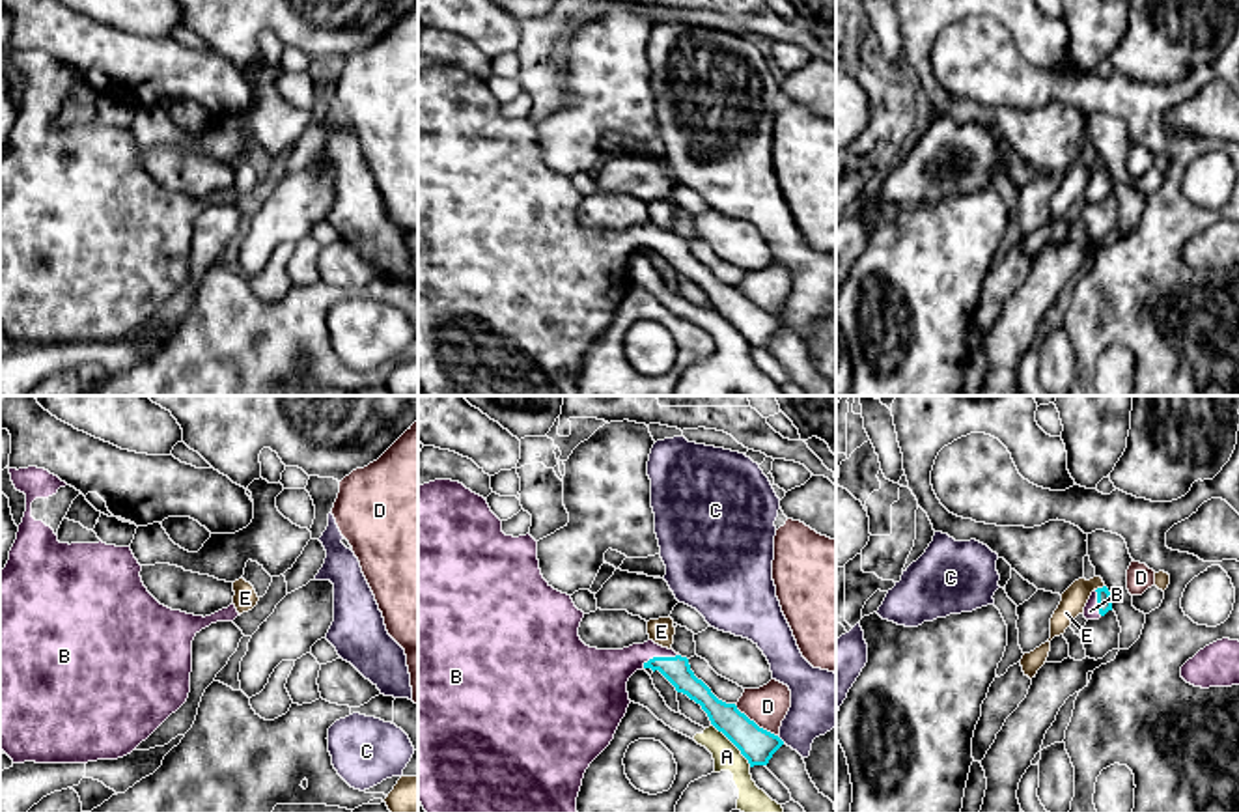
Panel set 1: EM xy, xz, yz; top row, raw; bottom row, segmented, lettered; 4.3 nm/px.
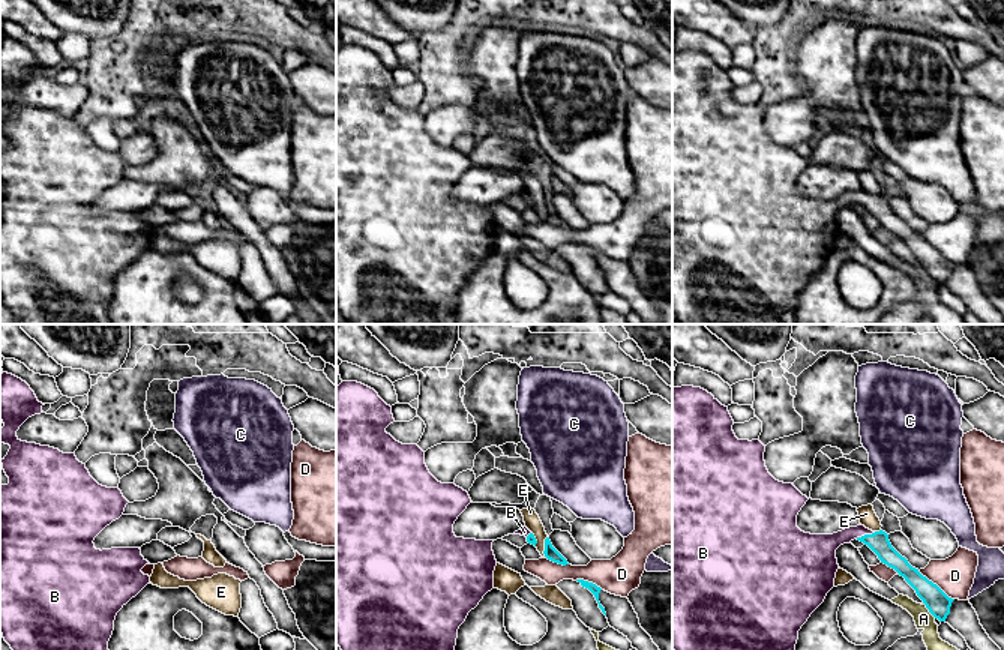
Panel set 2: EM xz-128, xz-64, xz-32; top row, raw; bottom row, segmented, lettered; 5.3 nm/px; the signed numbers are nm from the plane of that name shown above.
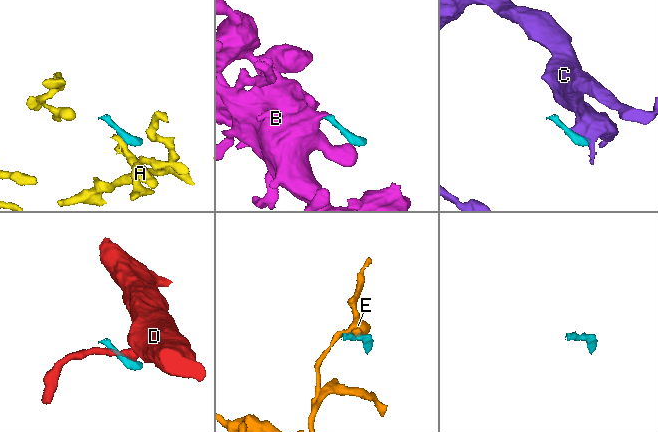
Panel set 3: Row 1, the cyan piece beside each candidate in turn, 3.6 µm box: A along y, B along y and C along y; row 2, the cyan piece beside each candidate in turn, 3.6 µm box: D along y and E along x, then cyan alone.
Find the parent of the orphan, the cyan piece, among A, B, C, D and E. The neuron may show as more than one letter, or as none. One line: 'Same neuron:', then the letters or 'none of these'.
Same neuron: B

